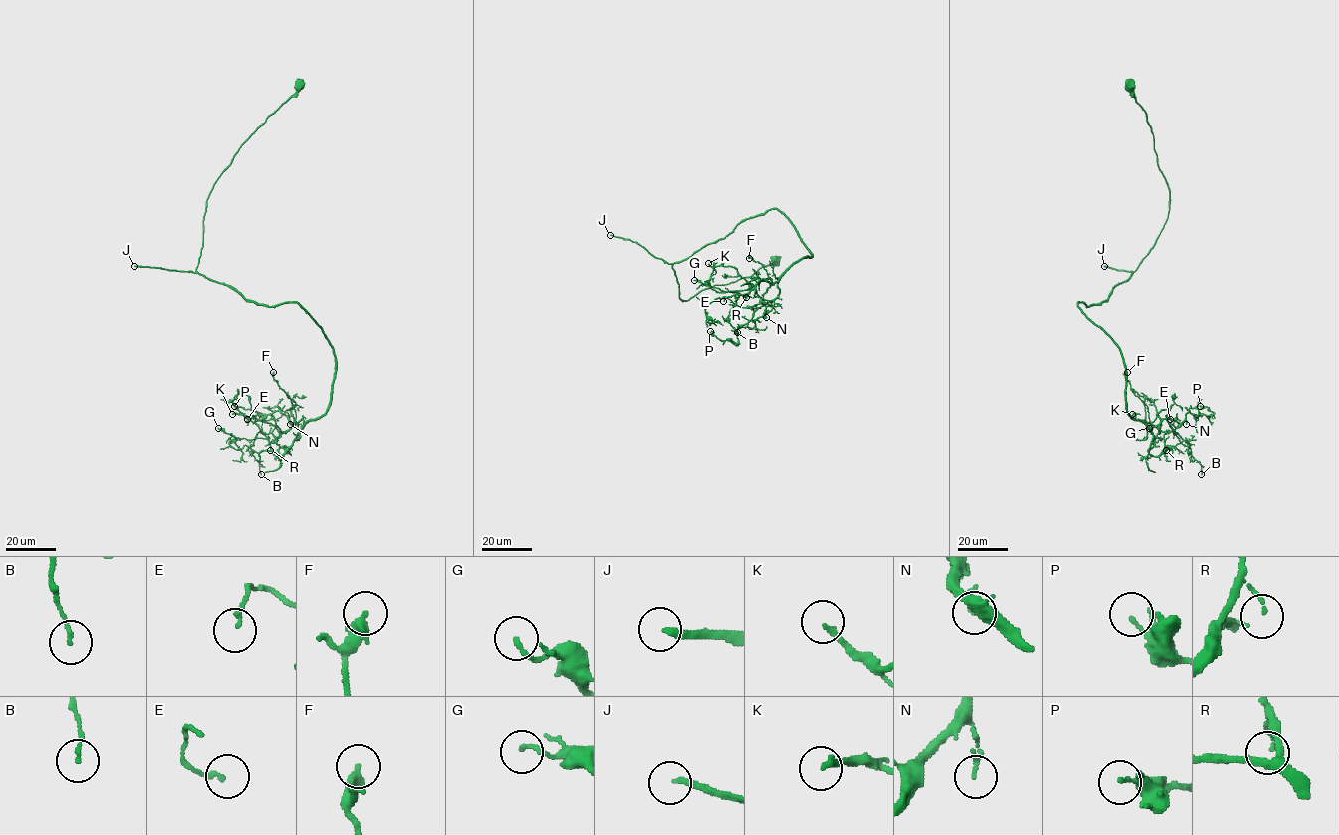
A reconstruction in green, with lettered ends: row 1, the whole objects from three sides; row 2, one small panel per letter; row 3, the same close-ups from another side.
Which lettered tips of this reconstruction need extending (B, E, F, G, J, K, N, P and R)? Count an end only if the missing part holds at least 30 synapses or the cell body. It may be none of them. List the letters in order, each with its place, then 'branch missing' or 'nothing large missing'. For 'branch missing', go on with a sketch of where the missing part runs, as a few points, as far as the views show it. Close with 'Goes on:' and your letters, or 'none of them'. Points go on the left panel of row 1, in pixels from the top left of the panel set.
B: (261, 474) | nothing large missing
E: (247, 419) | nothing large missing
F: (273, 372) | nothing large missing
G: (218, 428) | nothing large missing
J: (134, 266) | branch missing | (134, 266), (91, 261), (57, 244), (48, 228), (55, 223), (61, 196), (102, 171), (142, 171), (168, 179)
K: (232, 414) | nothing large missing
N: (290, 424) | nothing large missing
P: (234, 406) | nothing large missing
R: (270, 450) | nothing large missing
Goes on: J

